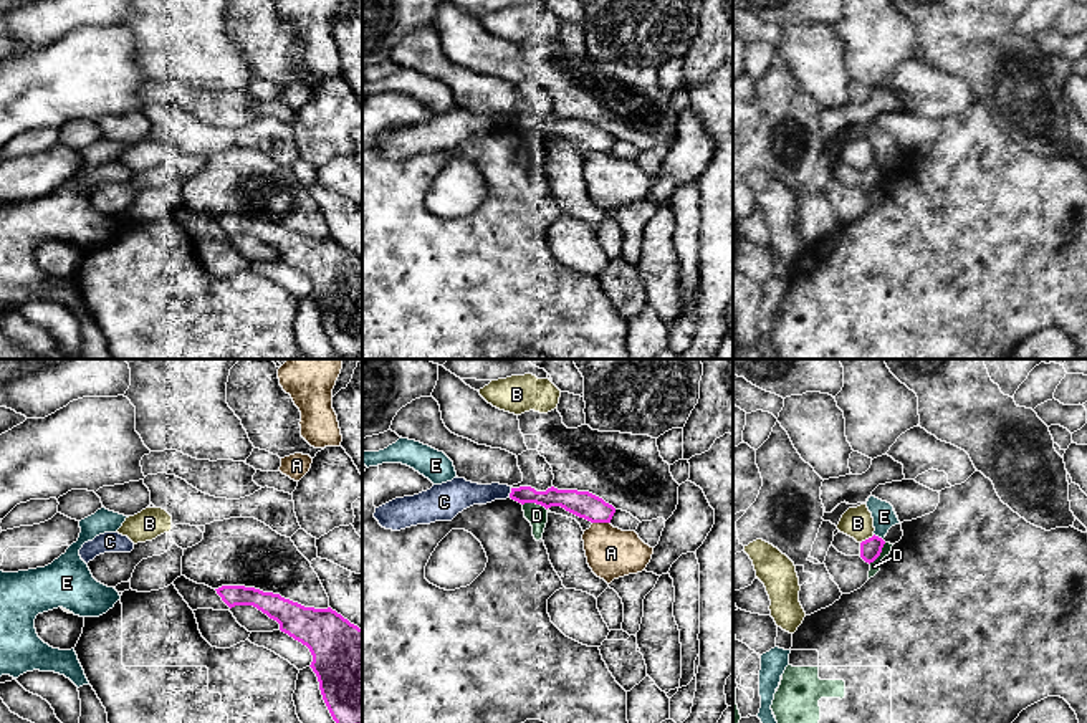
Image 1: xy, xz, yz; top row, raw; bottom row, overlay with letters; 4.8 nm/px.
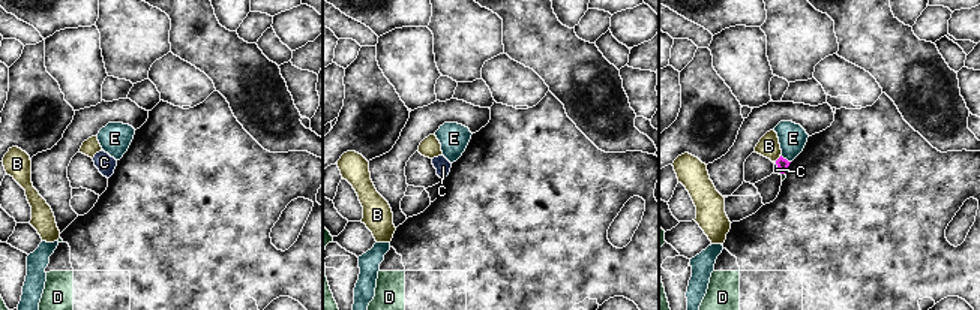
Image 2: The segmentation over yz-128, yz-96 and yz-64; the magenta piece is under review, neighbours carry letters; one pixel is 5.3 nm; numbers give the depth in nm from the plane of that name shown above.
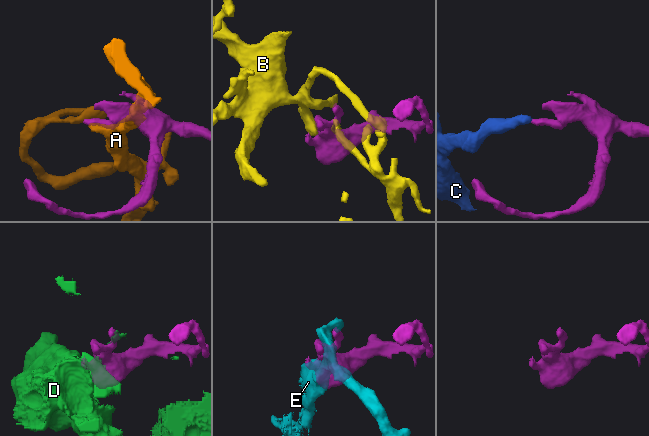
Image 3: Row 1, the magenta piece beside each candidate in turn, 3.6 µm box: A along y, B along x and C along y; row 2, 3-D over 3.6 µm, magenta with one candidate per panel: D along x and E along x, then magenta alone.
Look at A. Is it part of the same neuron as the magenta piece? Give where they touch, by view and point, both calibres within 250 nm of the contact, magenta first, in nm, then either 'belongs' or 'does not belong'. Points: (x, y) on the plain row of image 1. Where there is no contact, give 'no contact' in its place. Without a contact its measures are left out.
xz (601, 151) | 130/240 nm | does not belong

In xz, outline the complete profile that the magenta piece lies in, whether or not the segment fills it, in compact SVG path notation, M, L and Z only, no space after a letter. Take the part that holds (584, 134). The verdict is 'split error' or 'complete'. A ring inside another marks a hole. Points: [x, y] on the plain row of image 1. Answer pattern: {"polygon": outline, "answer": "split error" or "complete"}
{"polygon": "M531 116L511 117L510 127L521 134L536 132L546 139L551 136L561 136L591 152L611 152L615 142L612 134L589 121L558 119L554 116L548 117L546 121L536 121Z", "answer": "complete"}

